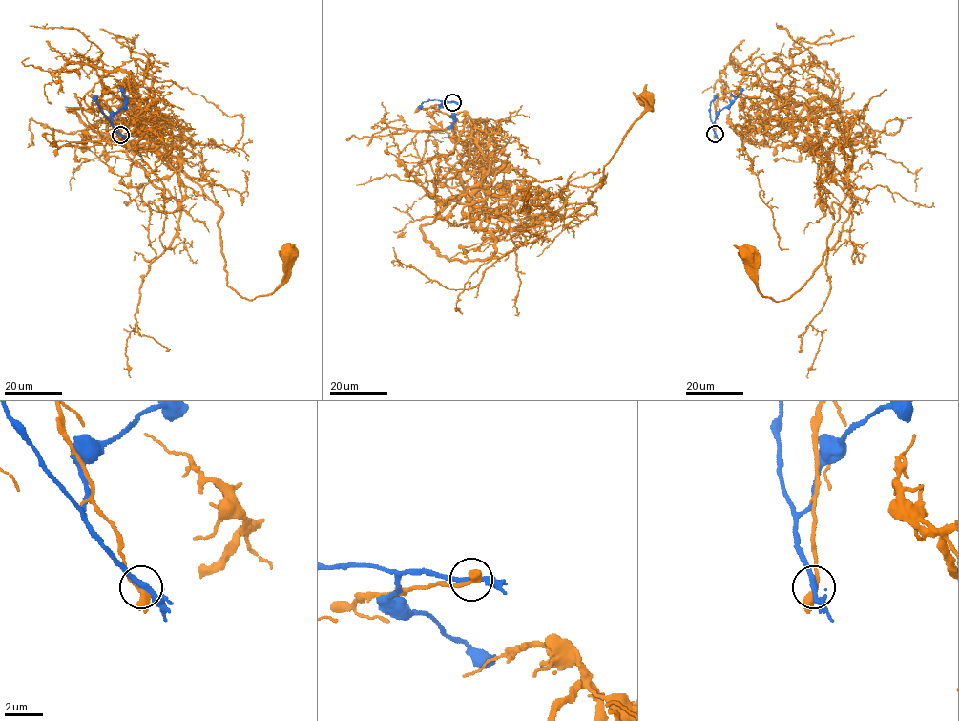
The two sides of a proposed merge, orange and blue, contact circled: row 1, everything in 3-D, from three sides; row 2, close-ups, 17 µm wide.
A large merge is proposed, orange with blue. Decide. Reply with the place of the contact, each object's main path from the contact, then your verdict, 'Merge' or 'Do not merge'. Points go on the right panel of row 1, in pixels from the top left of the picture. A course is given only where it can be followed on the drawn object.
Place: (715, 134). Course of orange: (715, 134), (723, 91), (826, 99), (854, 151), (825, 253), (799, 290), (778, 301), (763, 296), (747, 256). Course of blue: (715, 134), (713, 125), (716, 116), (742, 88). Do not merge

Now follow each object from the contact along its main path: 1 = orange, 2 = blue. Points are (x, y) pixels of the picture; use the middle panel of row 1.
1: (451, 102), (433, 106), (433, 118), (473, 156), (475, 228), (508, 231), (593, 202), (645, 99)
2: (452, 102), (442, 101), (440, 104), (454, 116), (453, 122), (448, 128)

